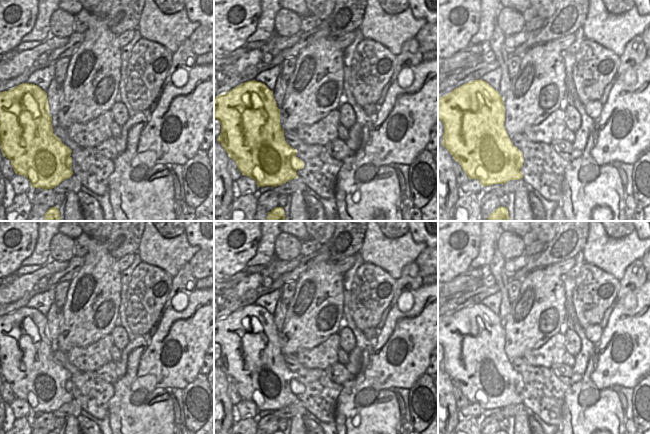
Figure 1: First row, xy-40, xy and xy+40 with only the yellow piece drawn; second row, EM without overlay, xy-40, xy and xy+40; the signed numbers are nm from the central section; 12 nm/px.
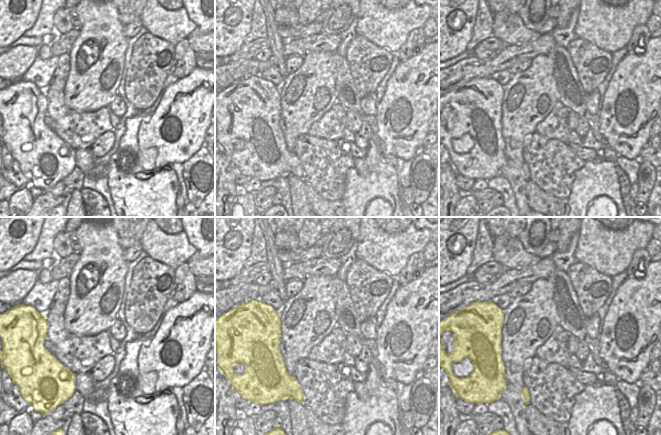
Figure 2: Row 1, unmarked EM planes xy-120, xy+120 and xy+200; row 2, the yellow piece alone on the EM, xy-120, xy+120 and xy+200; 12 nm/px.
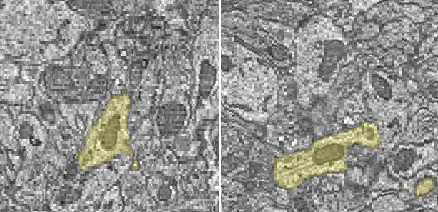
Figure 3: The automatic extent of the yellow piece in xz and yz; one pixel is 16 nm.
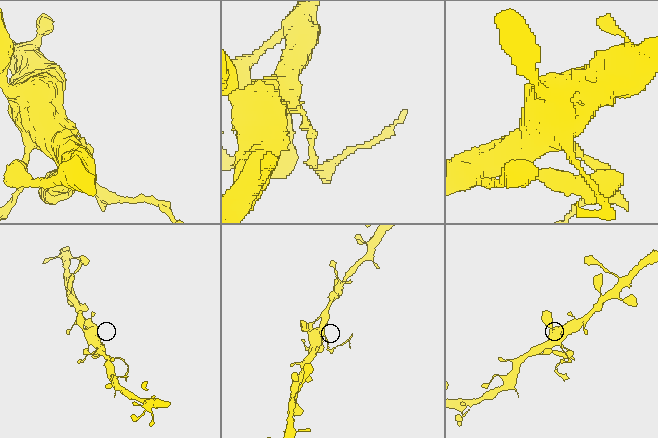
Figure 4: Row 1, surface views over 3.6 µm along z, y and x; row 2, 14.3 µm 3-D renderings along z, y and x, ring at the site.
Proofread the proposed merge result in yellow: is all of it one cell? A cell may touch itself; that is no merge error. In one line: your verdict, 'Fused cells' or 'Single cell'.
Fused cells.

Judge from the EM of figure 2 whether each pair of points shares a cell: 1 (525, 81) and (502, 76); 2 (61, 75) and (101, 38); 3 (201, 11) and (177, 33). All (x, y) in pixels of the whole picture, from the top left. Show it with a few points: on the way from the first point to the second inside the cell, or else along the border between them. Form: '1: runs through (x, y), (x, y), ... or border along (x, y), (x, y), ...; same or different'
1: border along (512, 75), (504, 87); different
2: border along (69, 52), (69, 74), (63, 90); different
3: border along (185, 10), (188, 17), (197, 26); different

